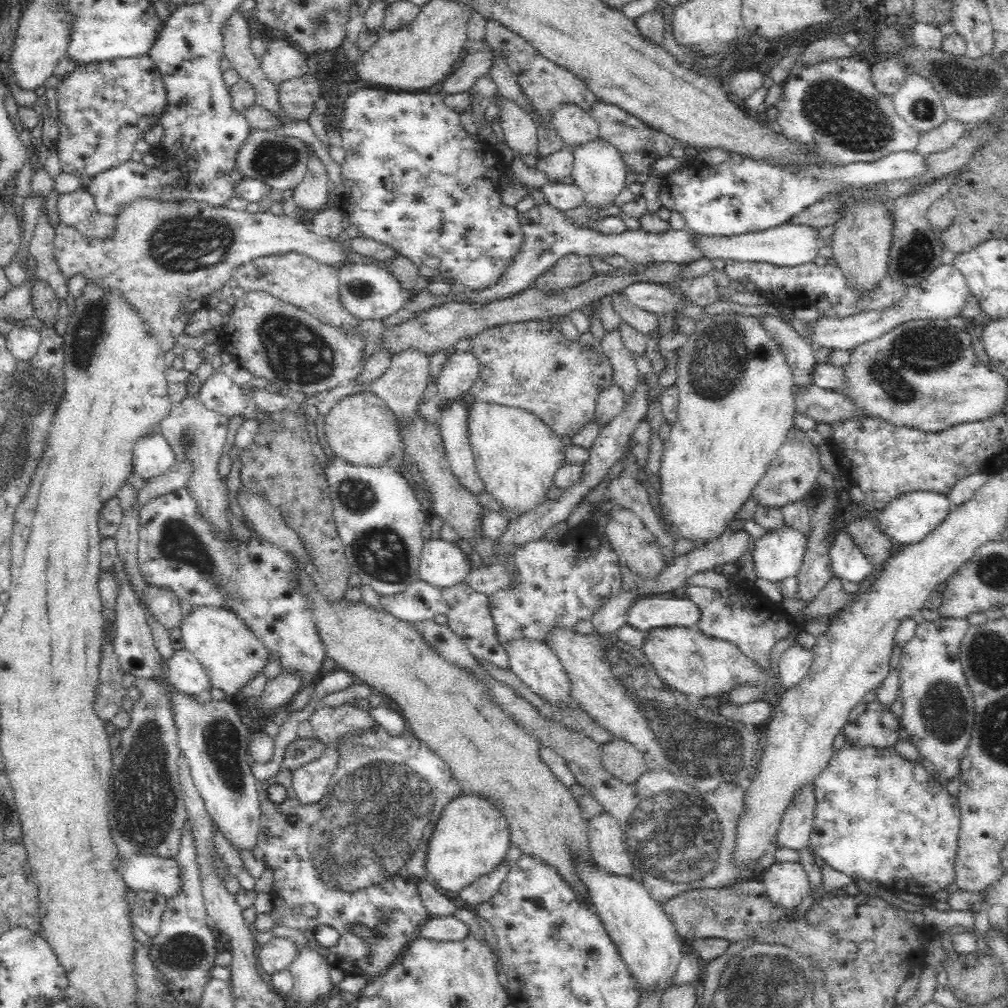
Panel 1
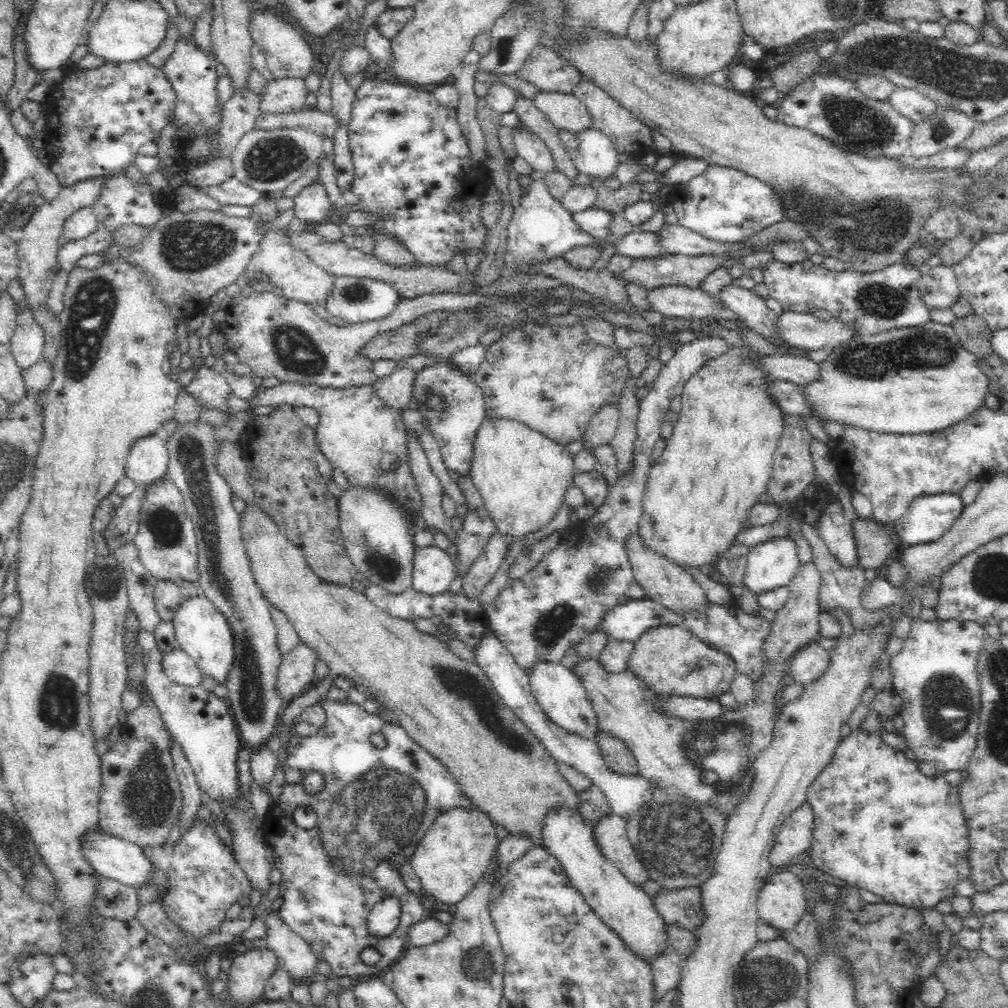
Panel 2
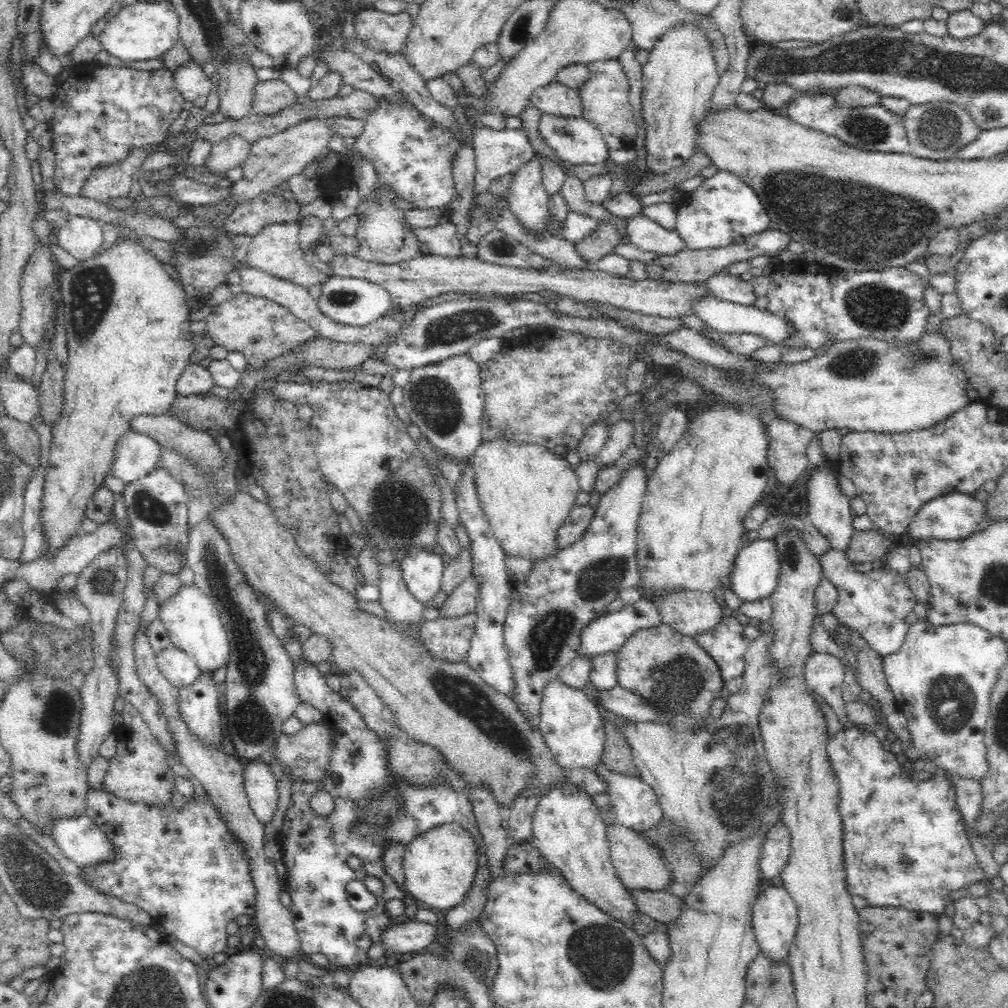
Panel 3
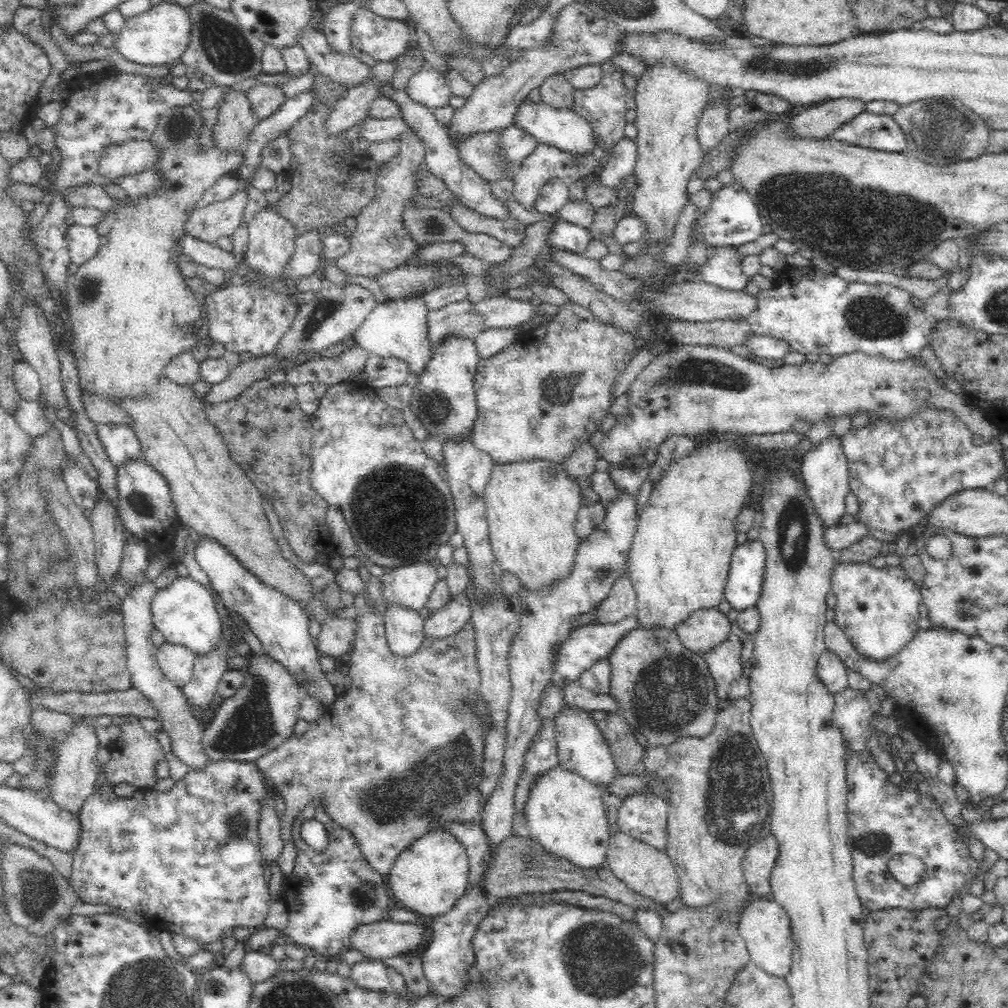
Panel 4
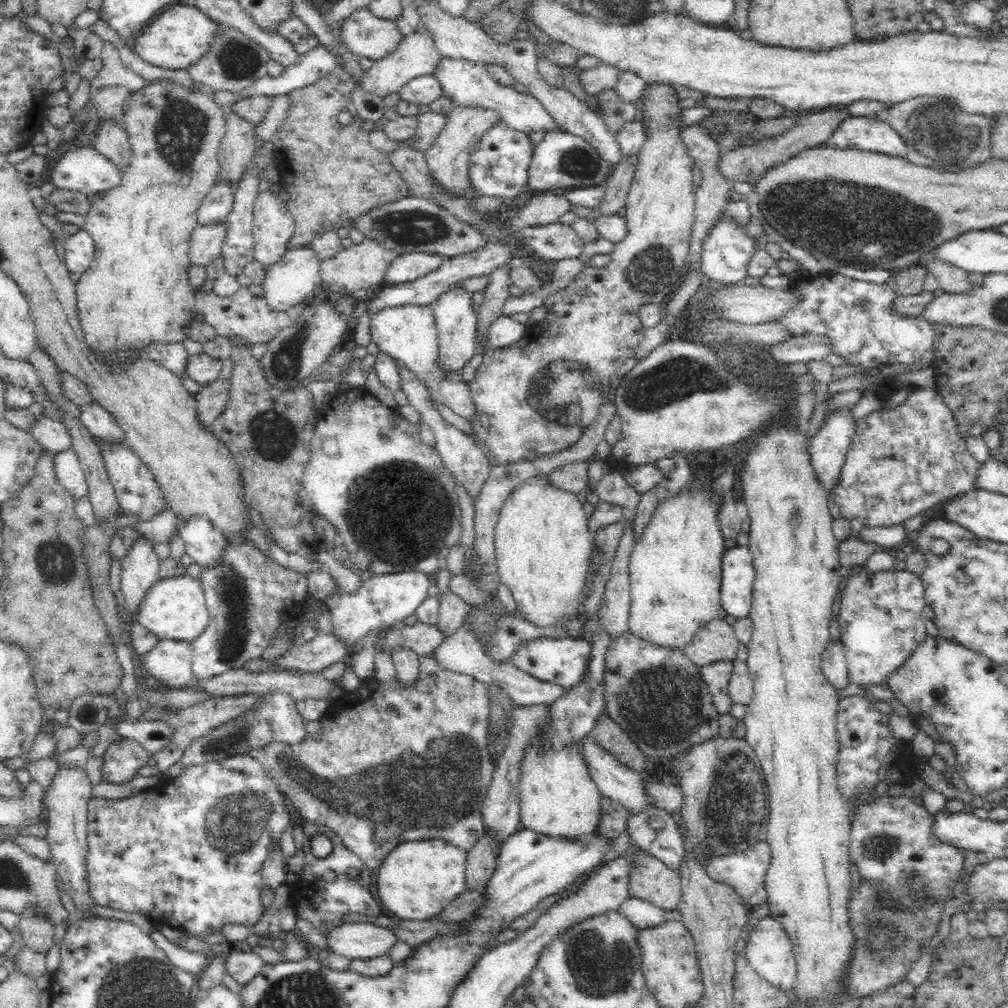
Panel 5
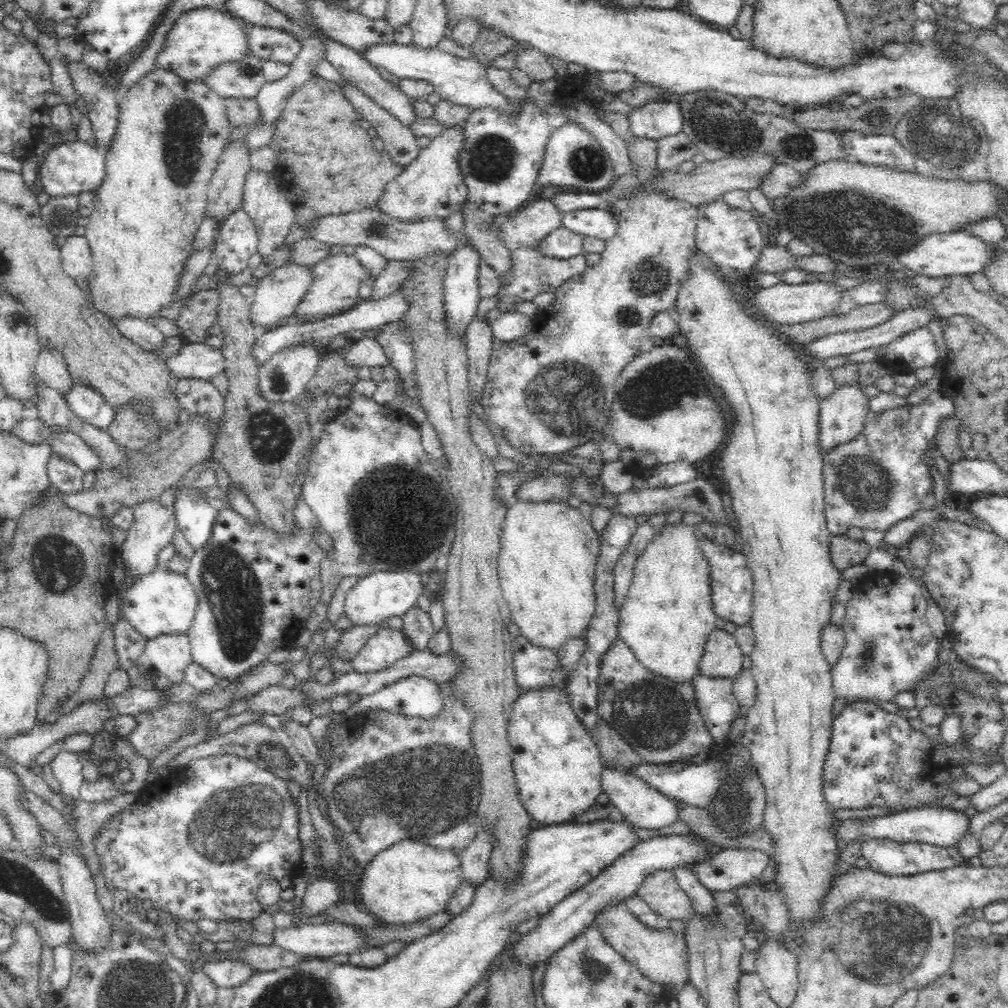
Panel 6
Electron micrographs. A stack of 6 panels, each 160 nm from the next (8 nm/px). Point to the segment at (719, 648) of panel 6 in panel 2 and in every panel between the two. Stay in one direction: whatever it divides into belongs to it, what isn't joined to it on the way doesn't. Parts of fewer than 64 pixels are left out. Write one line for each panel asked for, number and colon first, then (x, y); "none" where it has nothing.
2: (663, 581)
3: (691, 613)
4: (705, 629)
5: (716, 641)

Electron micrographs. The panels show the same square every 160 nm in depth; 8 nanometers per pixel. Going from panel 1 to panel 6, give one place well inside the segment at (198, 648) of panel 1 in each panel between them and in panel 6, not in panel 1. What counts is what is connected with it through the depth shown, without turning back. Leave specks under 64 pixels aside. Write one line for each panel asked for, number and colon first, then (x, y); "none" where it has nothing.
2: (202, 631)
3: (192, 620)
4: (184, 612)
5: (174, 608)
6: (161, 602)

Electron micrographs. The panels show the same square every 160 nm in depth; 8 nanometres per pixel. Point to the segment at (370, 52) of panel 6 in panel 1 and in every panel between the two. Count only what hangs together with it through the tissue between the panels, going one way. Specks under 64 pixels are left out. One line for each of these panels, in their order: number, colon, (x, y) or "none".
1: (599, 171)
2: (592, 152)
3: (576, 141)
4: (560, 127)
5: (466, 83)

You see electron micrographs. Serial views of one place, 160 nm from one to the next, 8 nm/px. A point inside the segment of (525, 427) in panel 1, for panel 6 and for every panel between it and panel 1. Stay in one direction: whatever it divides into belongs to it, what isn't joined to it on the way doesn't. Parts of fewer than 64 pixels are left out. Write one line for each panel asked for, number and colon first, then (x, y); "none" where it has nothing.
2: (522, 477)
3: (526, 492)
4: (531, 508)
5: (543, 545)
6: (547, 563)

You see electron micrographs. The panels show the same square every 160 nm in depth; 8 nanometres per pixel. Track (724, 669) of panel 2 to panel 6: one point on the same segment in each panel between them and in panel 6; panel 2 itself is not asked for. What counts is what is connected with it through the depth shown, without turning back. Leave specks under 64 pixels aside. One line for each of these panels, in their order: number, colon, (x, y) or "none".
3: (667, 669)
4: (664, 691)
5: (656, 695)
6: (659, 718)

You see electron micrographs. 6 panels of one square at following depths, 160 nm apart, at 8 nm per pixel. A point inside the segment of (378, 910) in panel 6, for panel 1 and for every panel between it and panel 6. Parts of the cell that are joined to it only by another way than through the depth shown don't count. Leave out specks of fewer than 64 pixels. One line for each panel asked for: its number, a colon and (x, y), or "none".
1: (471, 838)
2: (455, 852)
3: (438, 866)
4: (432, 873)
5: (417, 879)

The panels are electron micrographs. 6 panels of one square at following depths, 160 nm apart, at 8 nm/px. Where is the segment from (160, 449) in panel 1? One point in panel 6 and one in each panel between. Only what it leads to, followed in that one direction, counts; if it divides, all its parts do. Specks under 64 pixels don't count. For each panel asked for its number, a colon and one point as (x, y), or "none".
2: (148, 459)
3: (136, 454)
4: (120, 444)
5: (103, 426)
6: (88, 404)

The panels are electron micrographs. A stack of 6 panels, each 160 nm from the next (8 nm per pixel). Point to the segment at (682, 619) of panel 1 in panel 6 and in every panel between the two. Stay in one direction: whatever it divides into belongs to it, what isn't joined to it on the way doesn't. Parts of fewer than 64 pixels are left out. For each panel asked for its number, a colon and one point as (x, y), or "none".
2: (626, 622)
3: (606, 633)
4: (584, 645)
5: (562, 661)
6: (534, 667)

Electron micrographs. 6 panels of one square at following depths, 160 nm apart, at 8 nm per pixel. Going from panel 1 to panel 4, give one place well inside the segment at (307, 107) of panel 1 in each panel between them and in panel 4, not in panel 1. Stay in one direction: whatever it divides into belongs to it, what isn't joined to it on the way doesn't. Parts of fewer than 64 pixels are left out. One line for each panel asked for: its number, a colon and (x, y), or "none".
2: (281, 95)
3: (271, 96)
4: (264, 100)

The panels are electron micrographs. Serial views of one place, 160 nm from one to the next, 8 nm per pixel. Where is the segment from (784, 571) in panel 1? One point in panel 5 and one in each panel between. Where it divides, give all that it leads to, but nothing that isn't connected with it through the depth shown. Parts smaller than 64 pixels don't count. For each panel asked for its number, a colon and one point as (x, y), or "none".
2: (772, 564)
3: (753, 576)
4: (743, 587)
5: (736, 593)

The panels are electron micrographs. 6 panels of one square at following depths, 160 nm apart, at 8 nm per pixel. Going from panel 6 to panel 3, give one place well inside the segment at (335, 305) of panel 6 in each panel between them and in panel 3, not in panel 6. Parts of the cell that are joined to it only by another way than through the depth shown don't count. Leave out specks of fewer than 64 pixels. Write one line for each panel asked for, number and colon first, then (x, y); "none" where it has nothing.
3: (384, 236)
4: (379, 243)
5: (360, 266)

